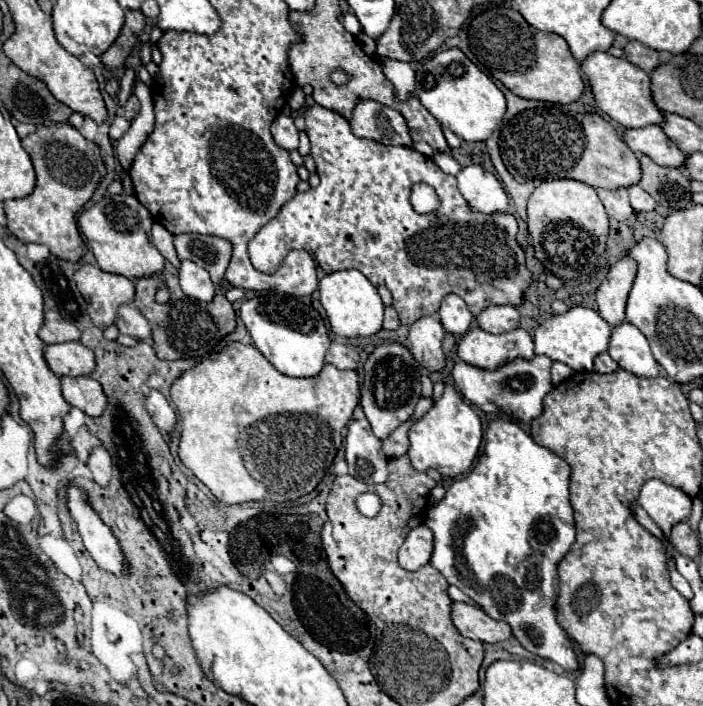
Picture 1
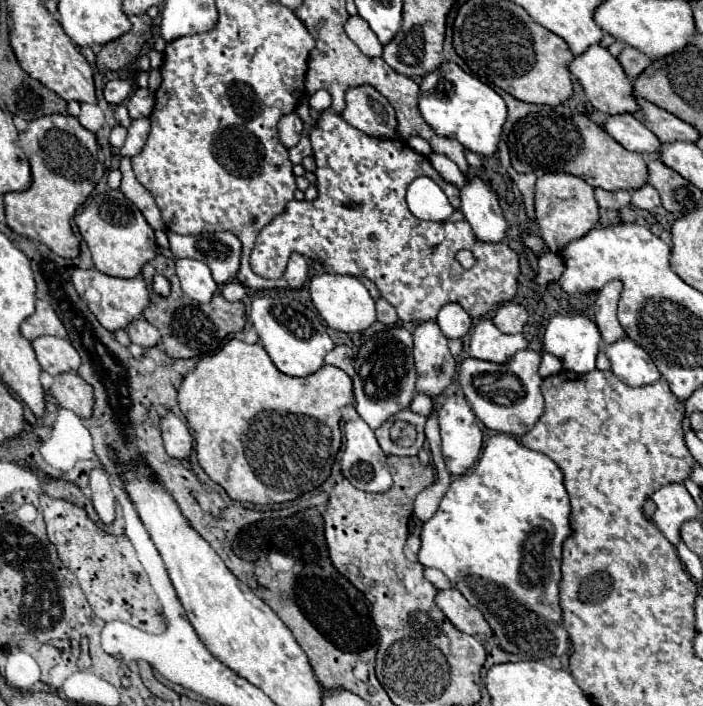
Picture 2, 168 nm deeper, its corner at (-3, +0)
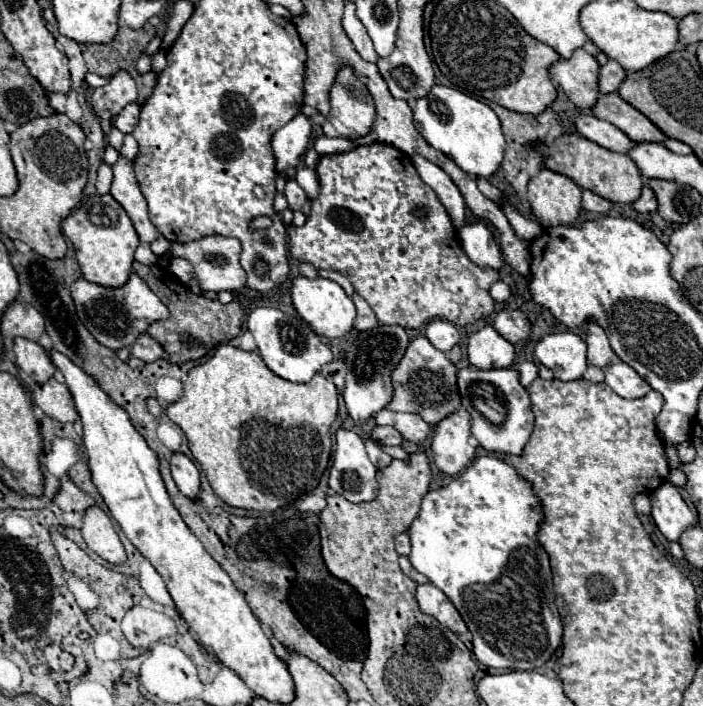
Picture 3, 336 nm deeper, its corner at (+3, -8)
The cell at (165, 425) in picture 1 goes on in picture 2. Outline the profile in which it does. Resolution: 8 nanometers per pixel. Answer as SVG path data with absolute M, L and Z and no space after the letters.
M169 411L169 413L163 415L161 431L163 431L163 441L165 441L167 455L171 455L175 459L189 461L191 451L193 451L193 439L191 439L191 433L189 433L187 425Z

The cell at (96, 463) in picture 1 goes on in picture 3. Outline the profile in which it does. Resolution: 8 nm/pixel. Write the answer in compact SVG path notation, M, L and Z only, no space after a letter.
M91 505L85 511L81 533L83 533L87 547L93 549L101 559L109 563L125 561L125 549L113 529L113 523L99 505Z

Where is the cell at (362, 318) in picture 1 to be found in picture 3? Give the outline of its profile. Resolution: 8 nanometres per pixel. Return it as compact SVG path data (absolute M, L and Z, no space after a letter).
M297 277L291 287L291 299L293 299L297 313L313 327L315 333L319 333L323 337L343 337L353 329L355 315L357 315L355 303L343 291L343 287L337 285L335 281L329 281L323 277L317 277L317 279Z

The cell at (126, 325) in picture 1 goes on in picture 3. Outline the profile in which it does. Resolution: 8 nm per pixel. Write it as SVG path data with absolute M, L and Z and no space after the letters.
M147 333L139 335L139 339L129 347L129 351L131 351L133 357L137 357L137 359L141 359L145 363L157 361L157 359L163 357L163 347L153 337L149 337Z

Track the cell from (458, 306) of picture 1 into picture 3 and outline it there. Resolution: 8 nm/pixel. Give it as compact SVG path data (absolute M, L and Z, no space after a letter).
M433 319L427 325L425 331L427 339L439 349L439 351L449 351L453 345L459 343L459 331L453 323L445 321L445 319Z

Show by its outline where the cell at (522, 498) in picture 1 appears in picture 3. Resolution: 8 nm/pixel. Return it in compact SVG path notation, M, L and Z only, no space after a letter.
M485 453L485 455L477 457L473 461L473 465L469 465L449 485L429 491L423 497L419 515L415 517L415 521L409 527L409 535L411 535L409 561L411 561L411 565L419 573L423 573L435 587L439 587L451 599L451 603L461 613L463 621L467 623L469 631L473 633L473 653L475 653L477 661L487 665L487 667L495 667L495 669L537 669L545 661L549 661L553 657L553 653L557 651L557 647L561 645L563 625L559 625L559 613L557 613L557 607L555 607L555 591L553 591L553 575L551 575L551 567L549 567L549 555L537 539L537 533L539 533L543 521L545 521L545 513L541 509L541 499L533 491L533 483L529 479L525 479L523 475L519 475L517 469L507 465L503 459L499 459L491 453Z

